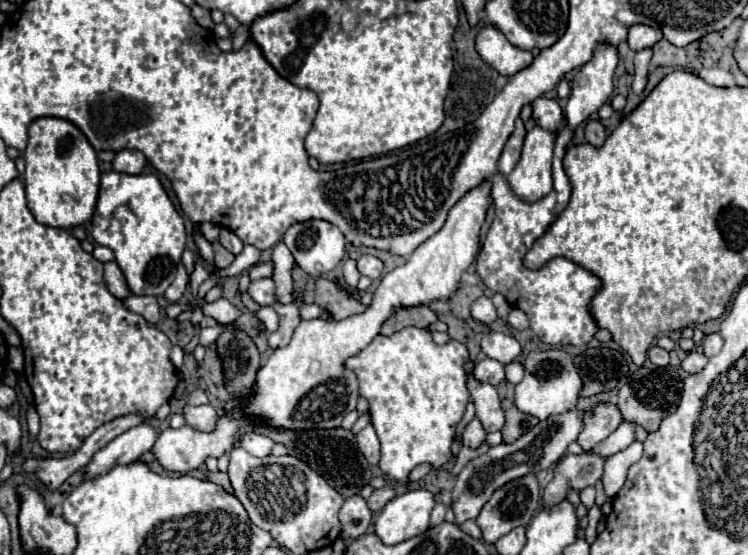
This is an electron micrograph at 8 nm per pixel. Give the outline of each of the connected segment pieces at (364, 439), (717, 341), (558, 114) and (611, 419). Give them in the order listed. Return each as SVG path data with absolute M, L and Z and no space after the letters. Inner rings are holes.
M368 424L366 428L362 428L356 434L356 440L358 440L358 448L364 454L364 458L370 464L378 464L378 460L380 460L380 442L378 442L378 436L376 436L374 426Z
M714 332L714 334L708 334L706 336L706 340L704 340L704 354L706 356L714 356L714 354L718 354L720 350L722 350L722 344L724 344L724 340L722 340L722 336L718 334L718 332Z
M540 96L538 100L532 102L532 118L536 120L538 126L546 128L546 130L558 130L558 126L562 124L562 110L560 104L552 98L544 98Z
M598 404L592 412L586 414L584 420L586 420L586 428L580 432L576 442L584 450L592 450L596 444L606 440L606 436L610 436L610 432L614 432L618 428L618 424L622 422L622 414L616 406Z

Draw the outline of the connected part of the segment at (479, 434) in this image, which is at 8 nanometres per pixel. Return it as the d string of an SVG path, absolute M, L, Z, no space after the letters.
M474 418L462 432L462 444L470 446L470 448L478 448L484 442L484 438L486 438L486 432L478 418Z

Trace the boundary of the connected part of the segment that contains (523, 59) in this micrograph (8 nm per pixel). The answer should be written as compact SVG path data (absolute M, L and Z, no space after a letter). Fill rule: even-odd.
M484 26L476 36L476 50L492 68L496 68L504 76L512 76L518 70L526 68L532 62L532 54L528 50L520 50L510 44L504 34L494 26Z

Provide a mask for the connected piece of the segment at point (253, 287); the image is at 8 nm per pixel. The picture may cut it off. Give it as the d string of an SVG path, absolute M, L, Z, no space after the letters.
M262 278L262 280L256 280L256 282L250 282L250 288L248 288L248 294L252 296L254 302L258 302L260 306L270 306L276 300L276 284L272 278Z

